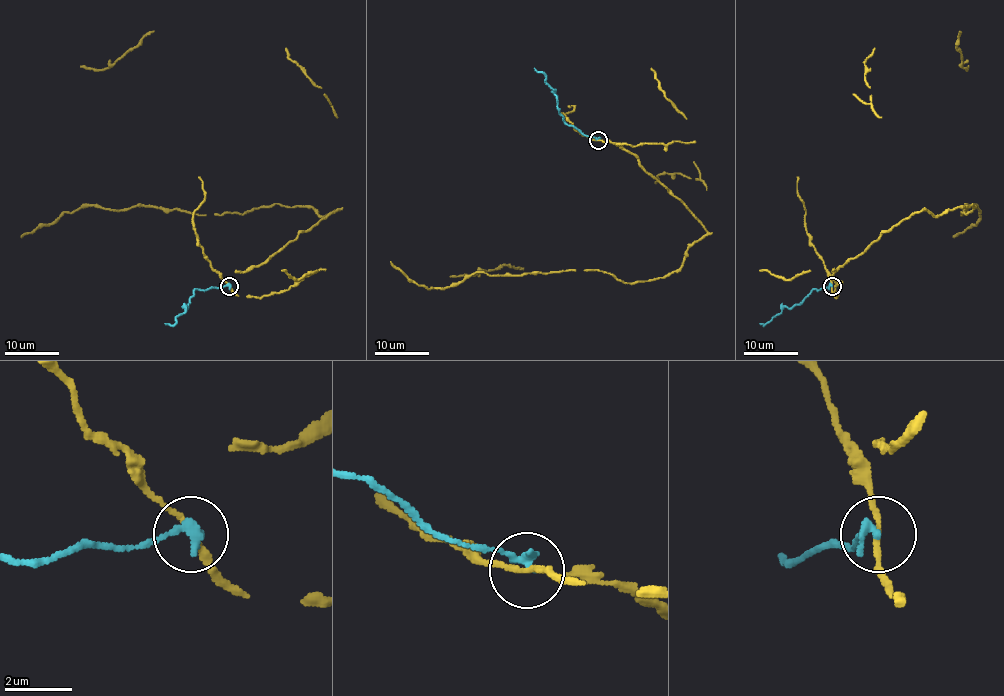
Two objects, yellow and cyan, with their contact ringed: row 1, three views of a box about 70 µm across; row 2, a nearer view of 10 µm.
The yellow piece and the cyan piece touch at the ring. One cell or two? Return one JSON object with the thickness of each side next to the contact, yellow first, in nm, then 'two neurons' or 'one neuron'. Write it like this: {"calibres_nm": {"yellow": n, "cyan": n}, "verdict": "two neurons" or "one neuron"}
{"calibres_nm": {"yellow": 160, "cyan": 320}, "verdict": "two neurons"}

